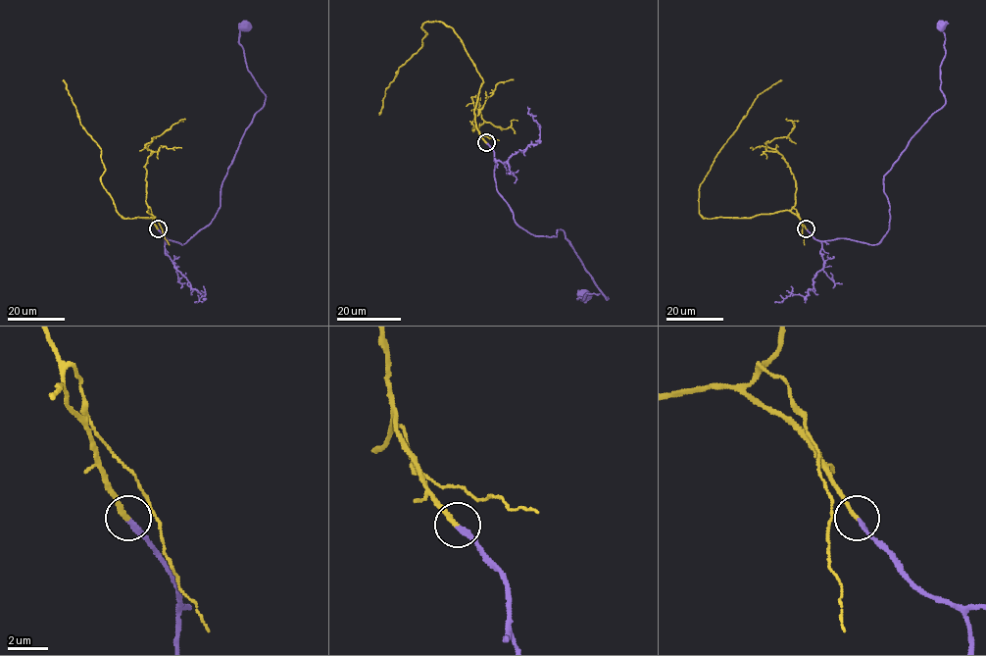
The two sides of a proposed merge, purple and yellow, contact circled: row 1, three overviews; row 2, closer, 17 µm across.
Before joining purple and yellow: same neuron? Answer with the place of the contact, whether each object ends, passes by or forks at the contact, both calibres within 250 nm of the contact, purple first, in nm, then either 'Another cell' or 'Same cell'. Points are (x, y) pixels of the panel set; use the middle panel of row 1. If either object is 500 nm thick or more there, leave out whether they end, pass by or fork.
Place: (486, 142). At the ring purple ends. At the ring yellow ends. Thickness 200 nm (purple) against 220 nm. Same cell

